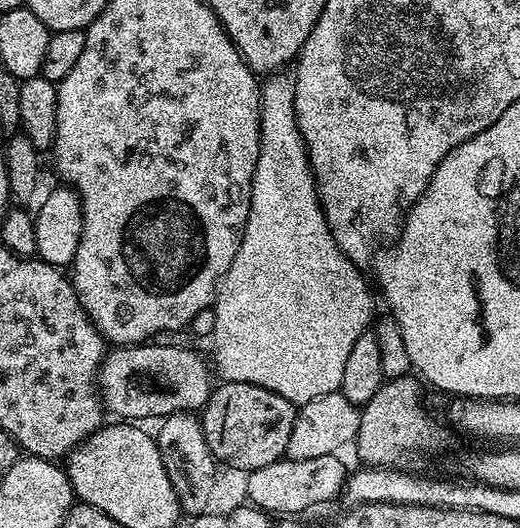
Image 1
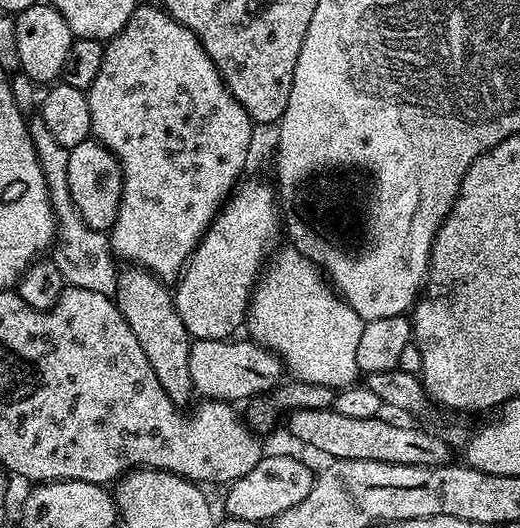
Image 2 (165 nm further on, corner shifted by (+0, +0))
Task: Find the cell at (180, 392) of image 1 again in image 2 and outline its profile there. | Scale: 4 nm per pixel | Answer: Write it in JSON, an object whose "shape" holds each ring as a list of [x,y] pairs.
{"shape":[[[251,338],[236,339],[192,340],[190,378],[203,399],[248,402],[271,393],[281,383],[280,375],[285,375],[286,369],[273,353]]]}

